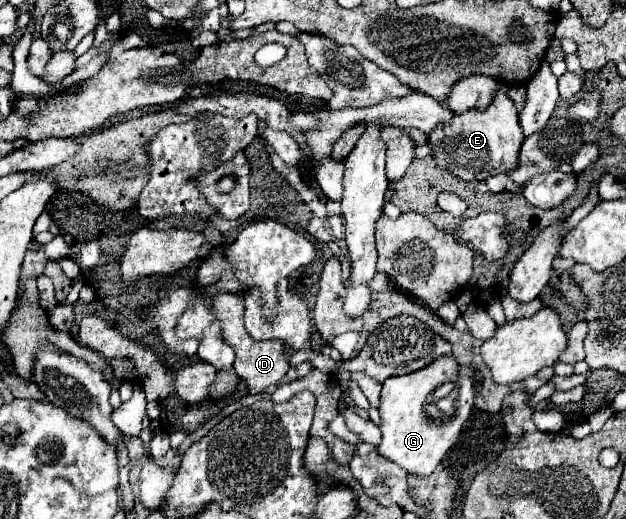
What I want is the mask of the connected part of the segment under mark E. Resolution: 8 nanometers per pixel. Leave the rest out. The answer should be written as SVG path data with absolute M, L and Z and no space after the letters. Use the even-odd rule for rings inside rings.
M501 85L487 111L453 113L449 125L439 125L429 135L429 143L435 147L433 157L437 165L445 167L463 181L483 181L499 173L509 173L509 169L517 169L517 157L523 139L525 135L519 125L517 109L509 99L505 85Z

